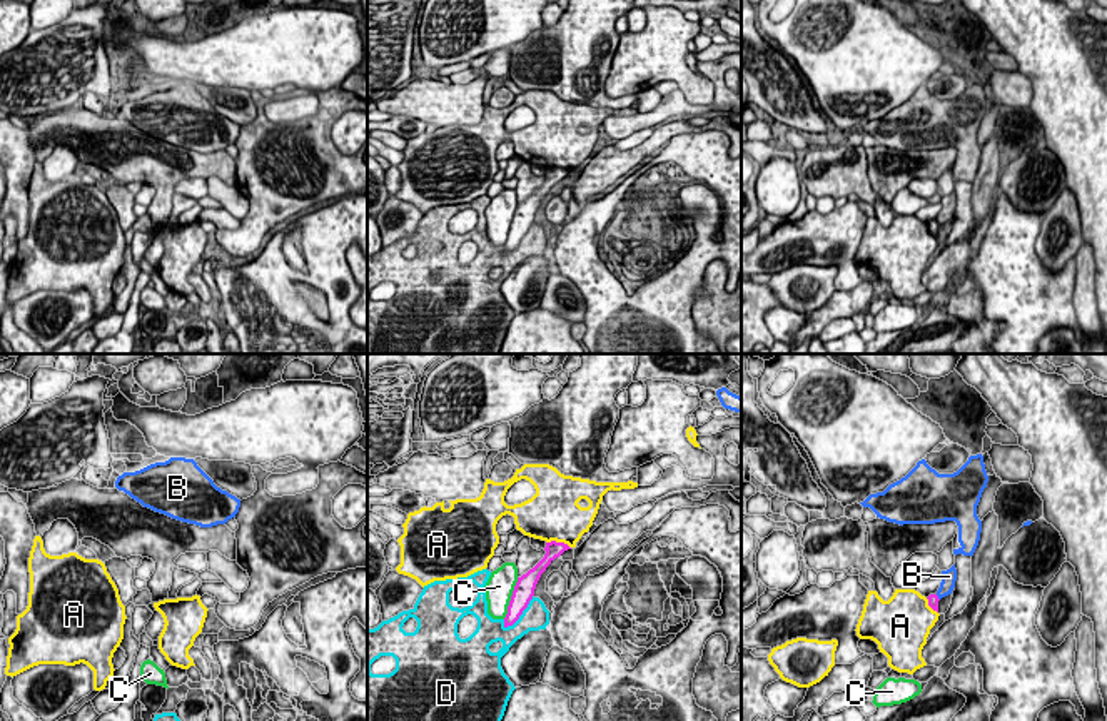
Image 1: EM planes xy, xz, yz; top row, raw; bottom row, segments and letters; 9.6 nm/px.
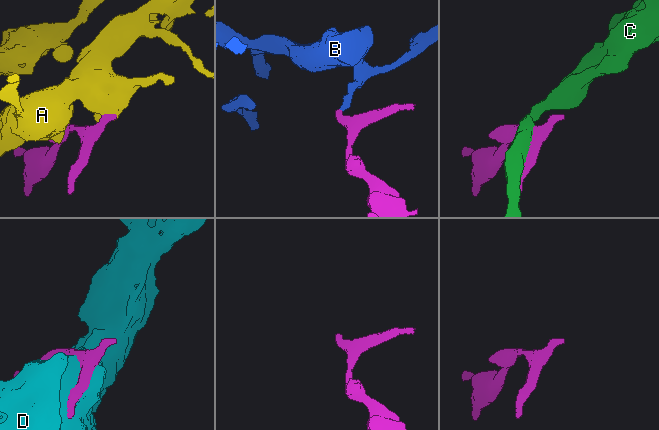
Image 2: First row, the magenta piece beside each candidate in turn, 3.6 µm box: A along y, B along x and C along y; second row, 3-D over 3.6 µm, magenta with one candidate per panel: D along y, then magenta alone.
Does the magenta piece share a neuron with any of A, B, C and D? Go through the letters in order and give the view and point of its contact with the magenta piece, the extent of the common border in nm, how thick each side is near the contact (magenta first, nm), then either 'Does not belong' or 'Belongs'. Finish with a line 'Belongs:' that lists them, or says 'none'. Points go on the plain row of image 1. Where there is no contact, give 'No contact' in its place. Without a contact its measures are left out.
A: Touches magenta at xz (558, 169). Shared border 240 nm. Thickness 160 nm (magenta) against 460 nm. Does not belong
B: Touches magenta at yz (937, 224). Shared border 70 nm. Thickness 100 nm (magenta) against 140 nm. Does not belong
C: Touches magenta at xz (511, 224). Shared border 420 nm. Thickness 200 nm (magenta) against 280 nm. Does not belong
D: Touches magenta at xz (521, 239). Shared border 440 nm. Thickness 200 nm (magenta) against 240 nm. Does not belong
Belongs: none

